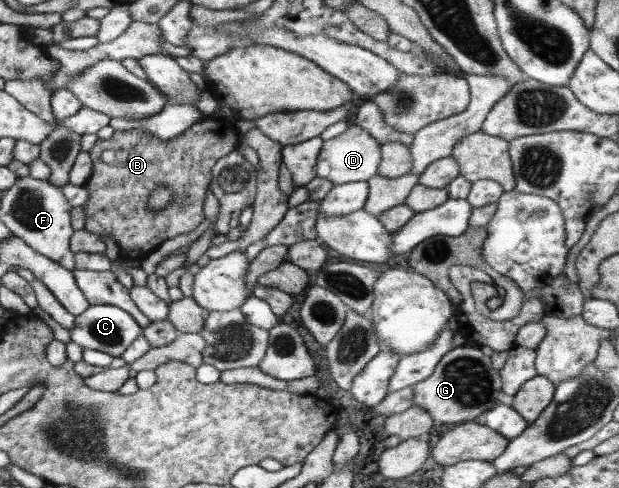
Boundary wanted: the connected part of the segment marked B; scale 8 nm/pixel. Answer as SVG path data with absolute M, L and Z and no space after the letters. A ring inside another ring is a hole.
M210 115L202 116L200 121L184 131L180 137L160 141L158 137L146 133L144 129L115 131L110 140L96 140L89 150L93 162L93 171L89 181L84 185L88 192L88 201L84 205L85 225L88 232L95 232L105 241L111 236L120 248L122 259L142 261L157 249L167 238L194 230L204 222L204 200L210 192L211 170L216 161L234 151L241 142L242 136L236 131L236 124ZM158 188L172 188L172 201L162 208L153 210L148 198Z

